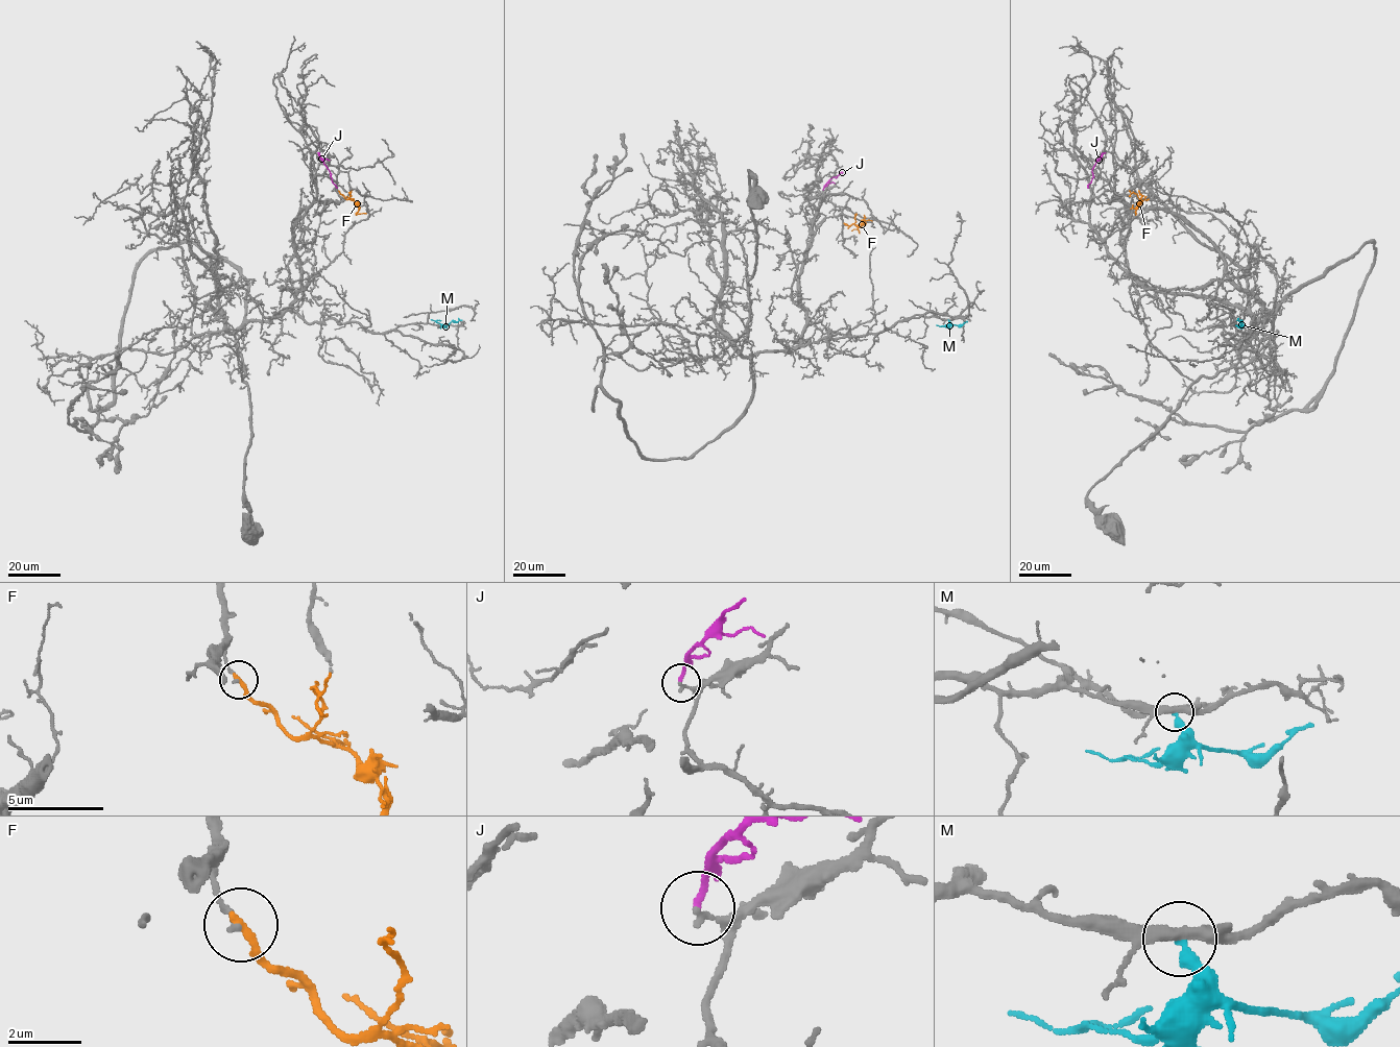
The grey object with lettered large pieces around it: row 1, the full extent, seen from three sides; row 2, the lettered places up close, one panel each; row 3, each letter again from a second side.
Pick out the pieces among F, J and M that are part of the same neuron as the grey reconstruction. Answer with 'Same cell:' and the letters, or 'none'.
Same cell: none

